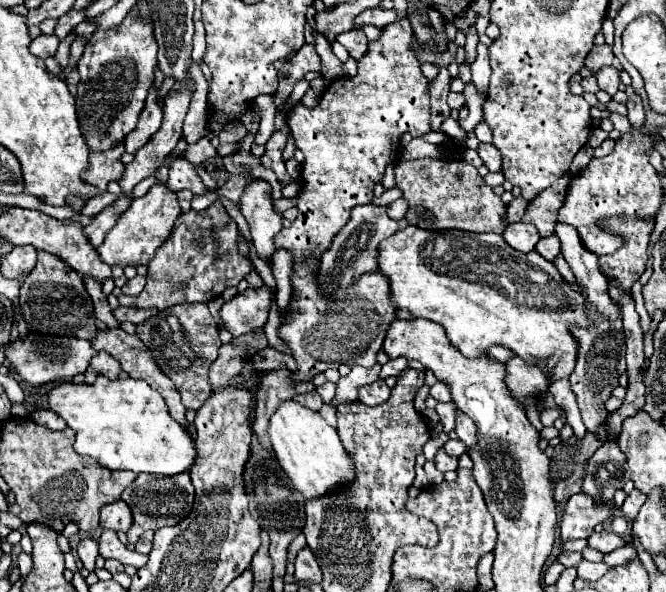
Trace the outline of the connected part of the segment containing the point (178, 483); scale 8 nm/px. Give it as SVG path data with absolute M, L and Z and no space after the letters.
M187 472L181 476L137 474L137 480L129 488L123 490L121 498L127 502L127 506L133 512L133 526L127 530L127 538L129 538L129 542L135 544L143 532L157 530L161 526L175 526L185 516L189 516L189 512L193 510L195 490L193 490L193 484L191 484L191 478Z

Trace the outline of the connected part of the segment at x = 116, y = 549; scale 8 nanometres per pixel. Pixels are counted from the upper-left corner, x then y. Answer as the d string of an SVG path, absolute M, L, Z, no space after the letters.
M103 530L101 540L99 540L99 554L103 558L115 558L125 566L135 566L135 568L145 566L149 560L145 554L129 550L125 544L121 544L113 530Z

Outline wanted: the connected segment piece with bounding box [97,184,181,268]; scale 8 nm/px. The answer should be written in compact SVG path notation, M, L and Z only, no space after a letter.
M155 184L145 196L135 198L129 206L129 210L117 220L117 226L111 228L103 240L103 244L97 248L97 254L105 264L109 266L139 266L149 264L149 260L155 256L155 250L171 236L171 228L181 214L179 202L175 192L171 192L165 184Z

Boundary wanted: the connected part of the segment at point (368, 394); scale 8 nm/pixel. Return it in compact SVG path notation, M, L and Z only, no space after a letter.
M377 380L377 382L361 388L361 392L359 392L359 400L365 406L379 406L379 404L387 402L389 396L391 396L391 390L383 380Z

